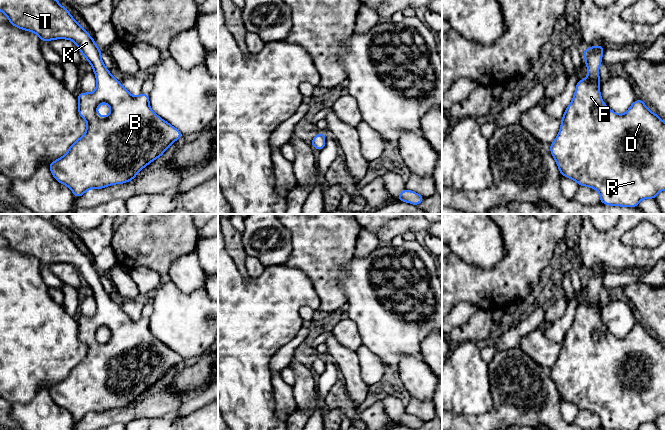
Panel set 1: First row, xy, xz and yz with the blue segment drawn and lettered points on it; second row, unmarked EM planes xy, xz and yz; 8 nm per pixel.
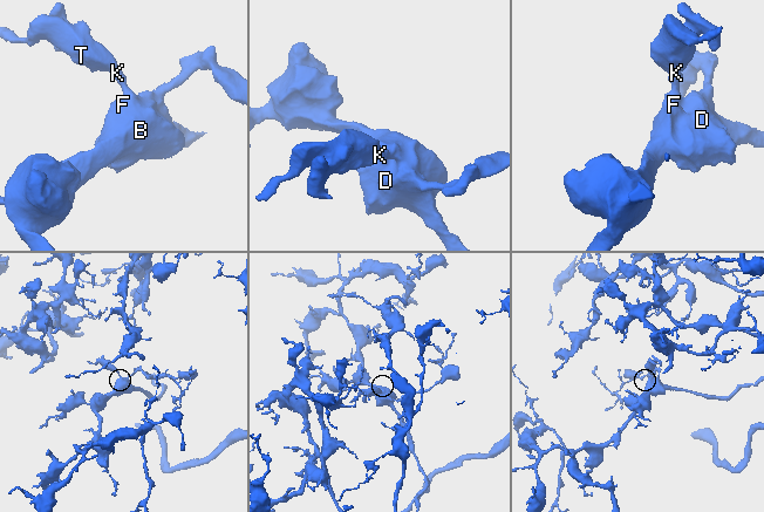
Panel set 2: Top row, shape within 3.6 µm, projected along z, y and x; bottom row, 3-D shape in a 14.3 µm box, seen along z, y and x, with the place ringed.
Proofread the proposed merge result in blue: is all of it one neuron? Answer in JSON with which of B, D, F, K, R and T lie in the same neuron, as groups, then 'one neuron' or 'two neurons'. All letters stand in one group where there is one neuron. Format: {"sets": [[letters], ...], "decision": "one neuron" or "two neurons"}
{"sets": [["B", "D", "F", "K", "R", "T"]], "decision": "one neuron"}

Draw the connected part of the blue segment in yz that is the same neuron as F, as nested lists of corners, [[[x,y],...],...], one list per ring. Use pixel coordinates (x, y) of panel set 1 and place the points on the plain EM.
[[[603,269],[584,273],[588,300],[577,307],[573,324],[561,343],[560,355],[549,371],[560,398],[575,404],[579,410],[596,413],[602,428],[637,430],[642,423],[655,424],[656,419],[665,414],[665,346],[645,330],[643,323],[635,324],[623,339],[605,329],[600,319],[601,304],[598,298],[603,273]]]

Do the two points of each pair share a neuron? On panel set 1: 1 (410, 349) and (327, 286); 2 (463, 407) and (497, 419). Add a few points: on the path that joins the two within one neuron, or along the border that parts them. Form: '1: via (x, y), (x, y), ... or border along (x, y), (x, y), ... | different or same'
1: border along (337, 279), (337, 283), (347, 303) | different
2: border along (491, 392), (492, 407), (488, 411), (456, 413) | different

